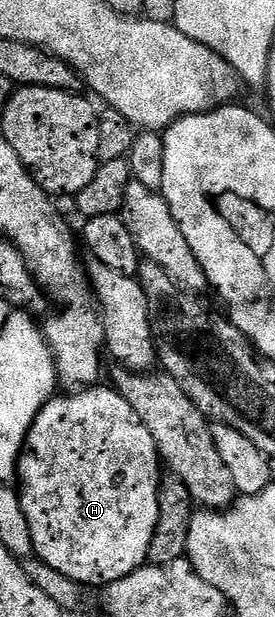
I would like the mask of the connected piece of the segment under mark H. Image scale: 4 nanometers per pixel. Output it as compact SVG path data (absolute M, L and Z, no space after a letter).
M96 384L79 388L74 392L63 392L67 394L61 395L62 393L60 393L58 396L48 398L27 432L23 453L19 456L17 471L17 493L21 500L21 508L25 512L25 520L29 520L29 532L33 536L35 545L34 557L49 564L49 568L57 568L57 572L61 572L61 576L69 576L69 580L78 582L84 588L90 588L90 586L105 588L110 582L121 580L144 565L147 562L149 544L153 540L153 528L157 528L159 519L157 492L161 477L161 459L157 452L157 444L153 440L153 436L149 436L149 428L145 428L145 424L141 424L141 416L137 416L137 412L133 412L133 408L129 408L129 400L122 398L119 391L110 385L107 385L108 387L103 385Z

